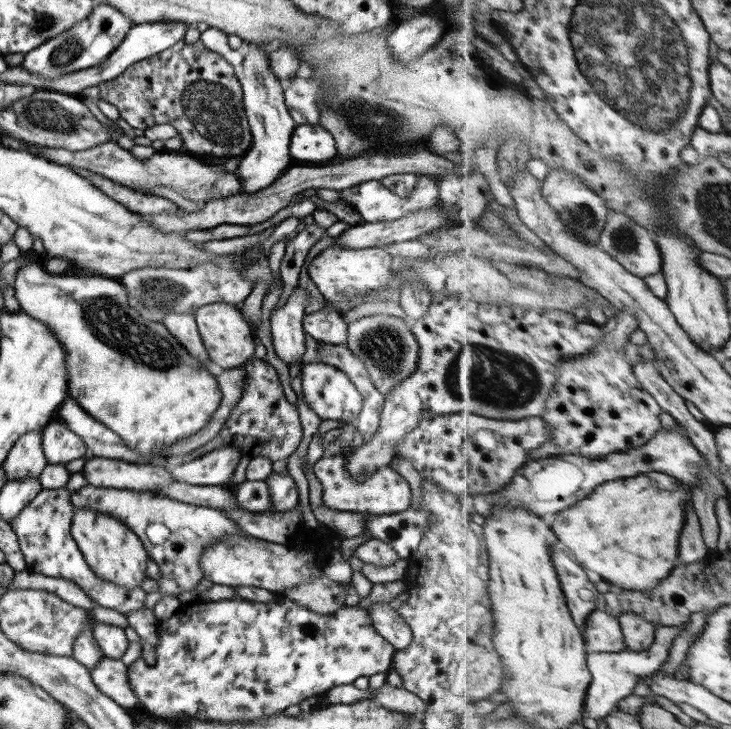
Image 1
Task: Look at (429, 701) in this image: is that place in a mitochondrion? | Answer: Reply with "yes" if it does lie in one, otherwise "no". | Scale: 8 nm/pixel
no

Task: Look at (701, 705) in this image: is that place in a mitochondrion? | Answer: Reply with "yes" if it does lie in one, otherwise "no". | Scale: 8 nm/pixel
no

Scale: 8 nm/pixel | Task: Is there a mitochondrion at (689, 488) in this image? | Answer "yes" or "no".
no

